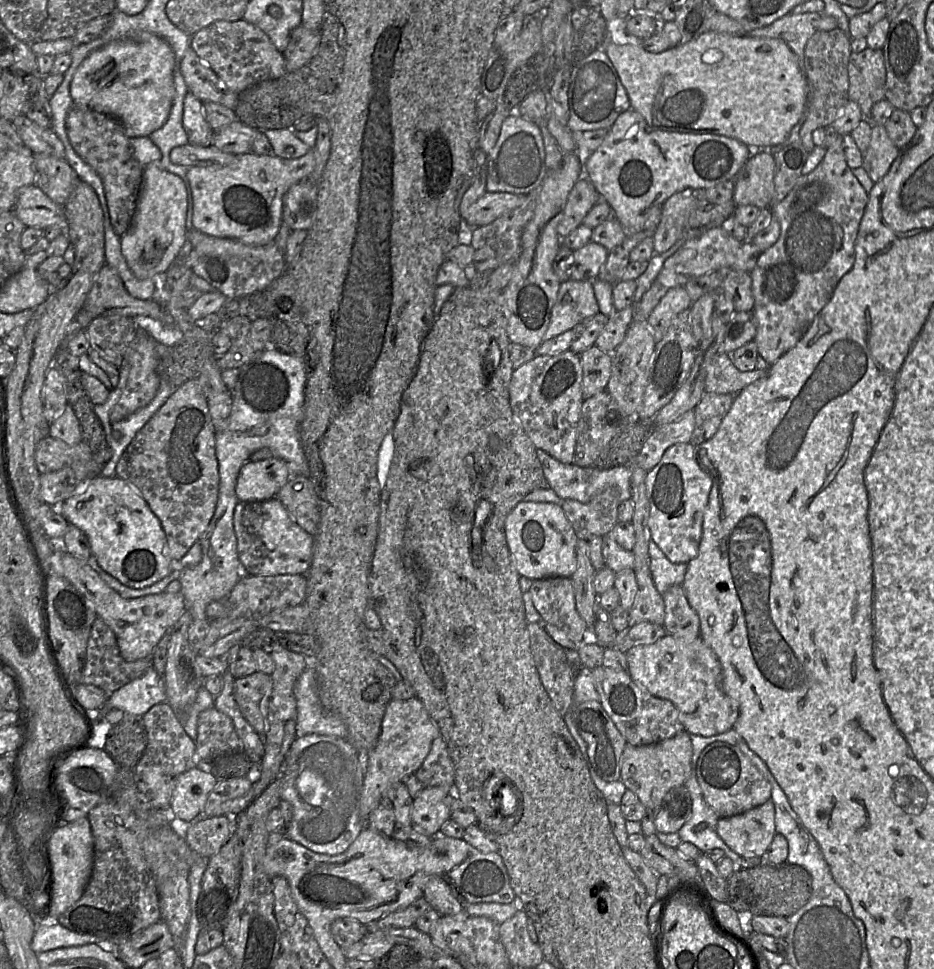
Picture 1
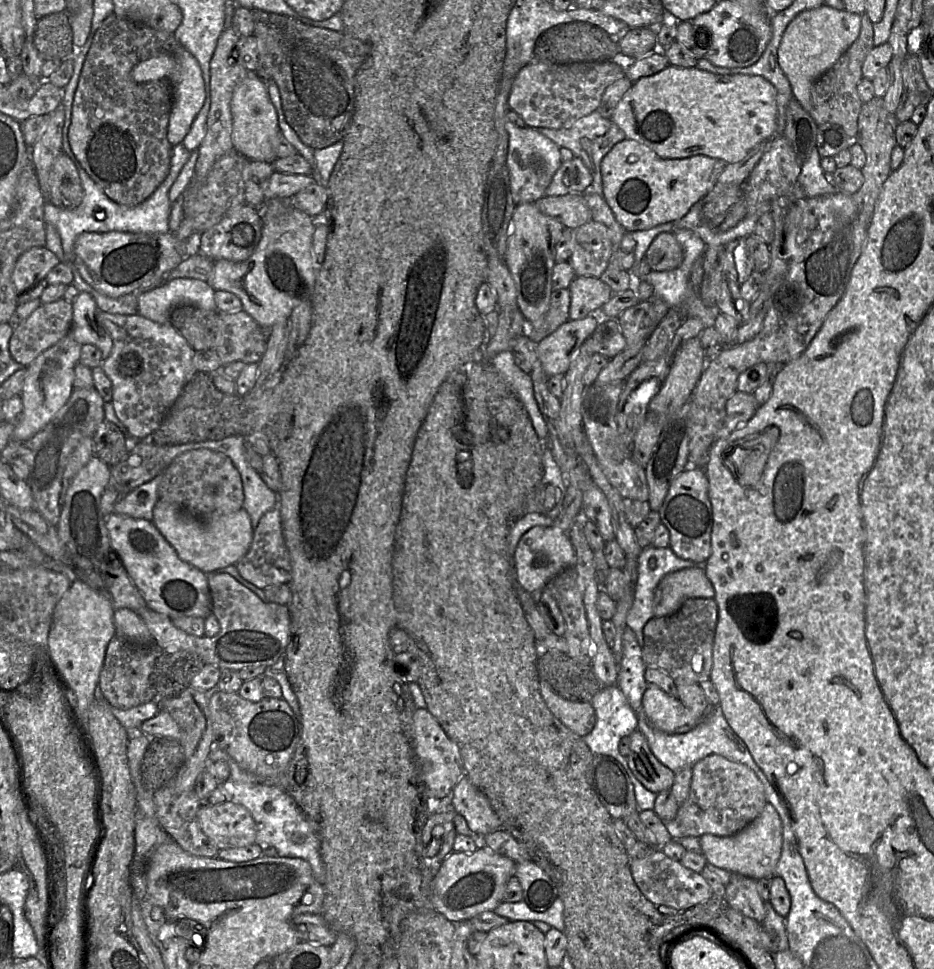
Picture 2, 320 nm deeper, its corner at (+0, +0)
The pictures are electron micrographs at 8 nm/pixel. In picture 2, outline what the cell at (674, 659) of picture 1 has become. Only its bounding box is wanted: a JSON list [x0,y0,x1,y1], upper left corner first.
[642,685,704,734]

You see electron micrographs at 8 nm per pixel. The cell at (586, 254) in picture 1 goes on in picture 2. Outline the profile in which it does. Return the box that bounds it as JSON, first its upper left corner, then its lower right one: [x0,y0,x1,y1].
[569,276,613,320]

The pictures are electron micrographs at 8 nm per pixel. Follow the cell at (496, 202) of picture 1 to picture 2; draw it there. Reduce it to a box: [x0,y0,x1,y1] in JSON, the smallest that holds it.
[535,195,592,230]

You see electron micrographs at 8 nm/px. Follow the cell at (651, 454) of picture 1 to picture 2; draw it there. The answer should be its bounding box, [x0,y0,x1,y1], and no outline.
[716,391,760,440]

